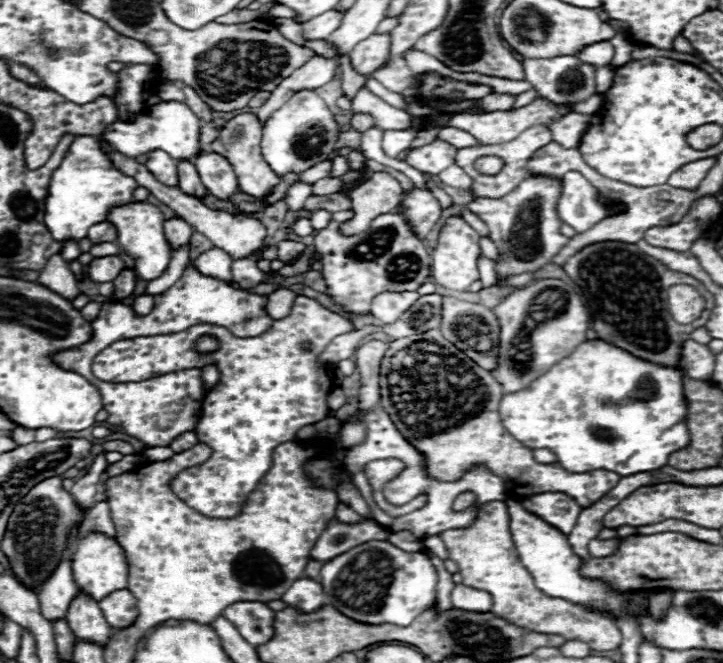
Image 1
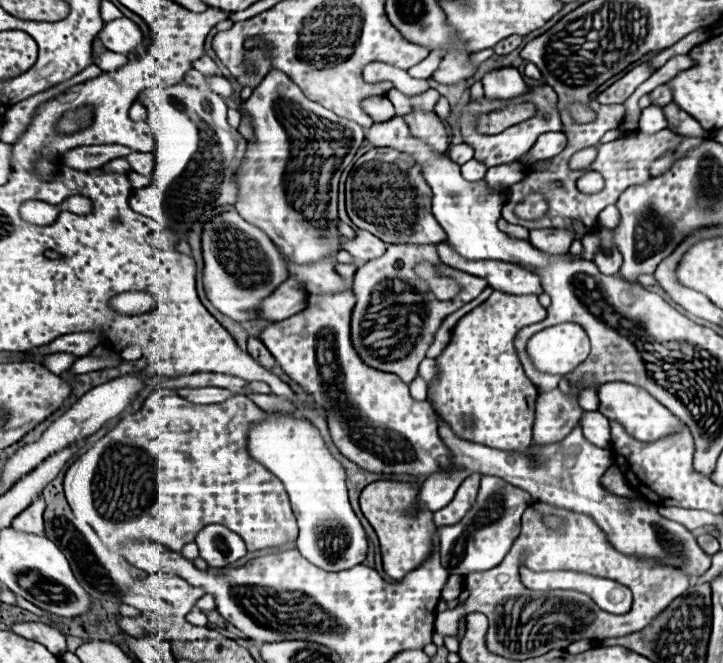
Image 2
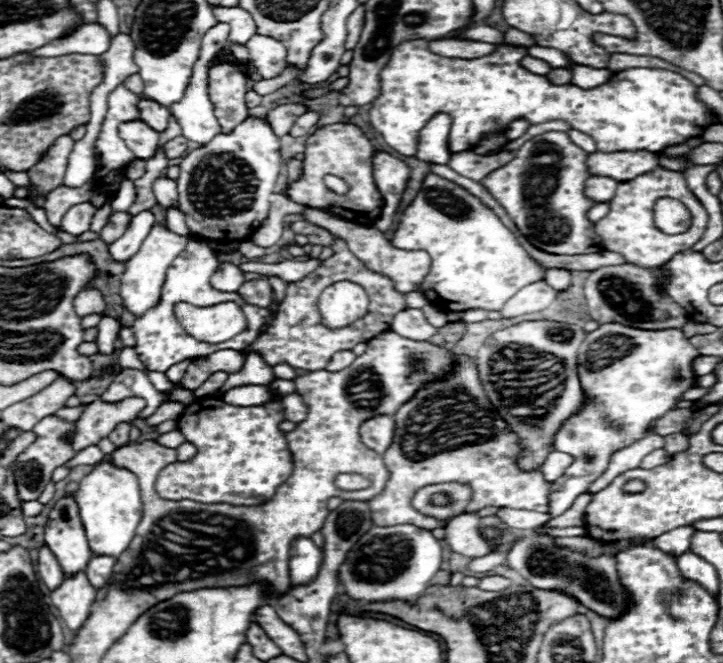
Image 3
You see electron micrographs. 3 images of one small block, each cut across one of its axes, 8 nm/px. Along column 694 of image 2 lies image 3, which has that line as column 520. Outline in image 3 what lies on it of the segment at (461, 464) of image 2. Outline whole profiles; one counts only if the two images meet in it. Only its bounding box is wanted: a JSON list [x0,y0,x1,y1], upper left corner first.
[506,530,624,618]

